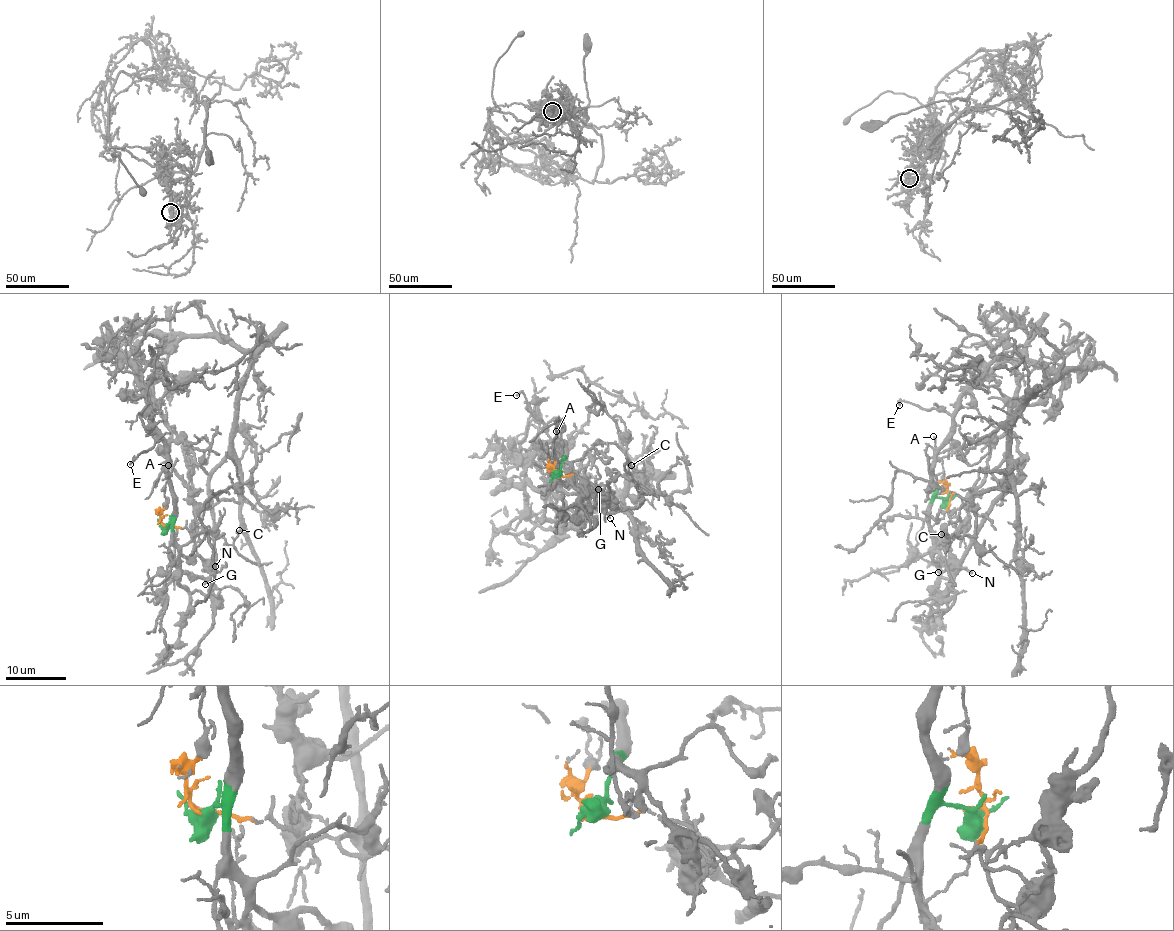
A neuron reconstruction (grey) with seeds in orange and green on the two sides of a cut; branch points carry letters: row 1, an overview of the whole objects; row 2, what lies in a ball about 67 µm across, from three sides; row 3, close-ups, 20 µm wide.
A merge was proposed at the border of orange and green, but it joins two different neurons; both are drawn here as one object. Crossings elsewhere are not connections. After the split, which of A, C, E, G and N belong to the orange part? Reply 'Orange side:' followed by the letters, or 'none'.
Orange side: C

